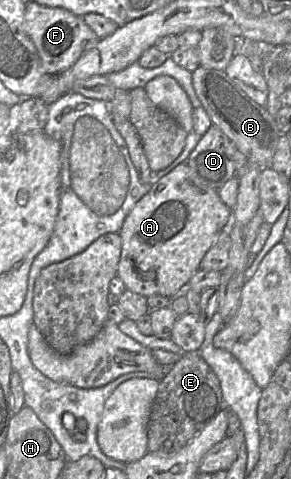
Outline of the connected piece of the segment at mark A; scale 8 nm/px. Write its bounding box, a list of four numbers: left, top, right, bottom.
[117,162,232,299]

